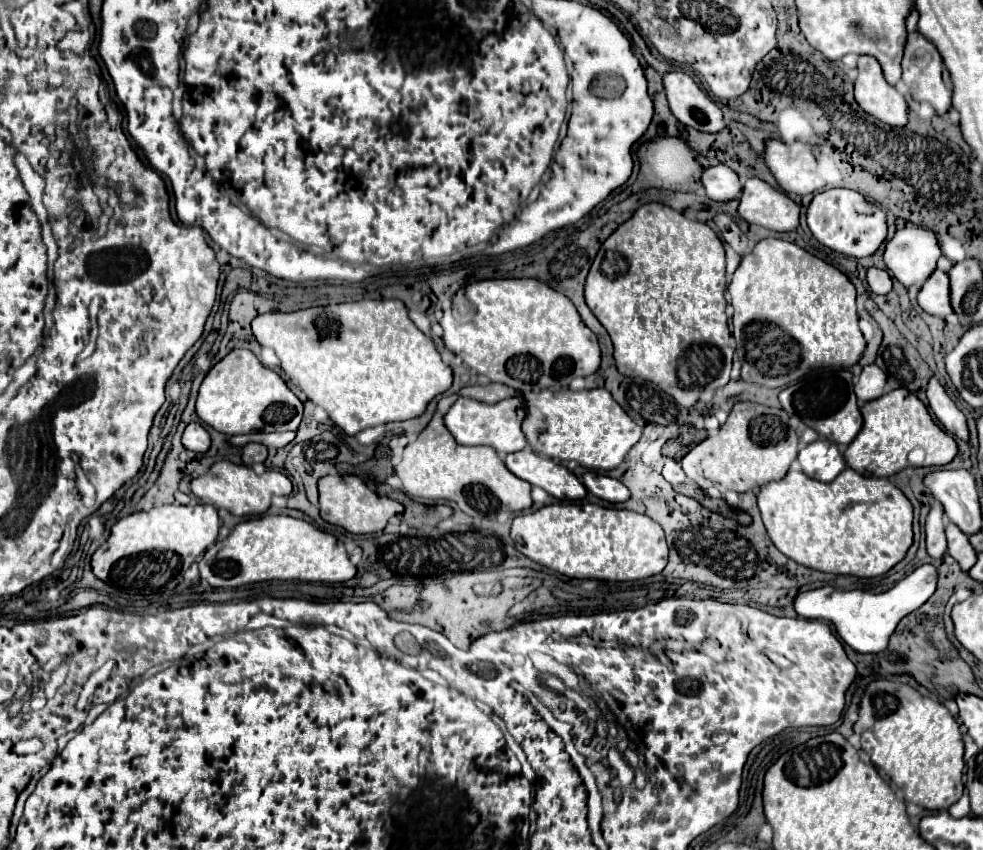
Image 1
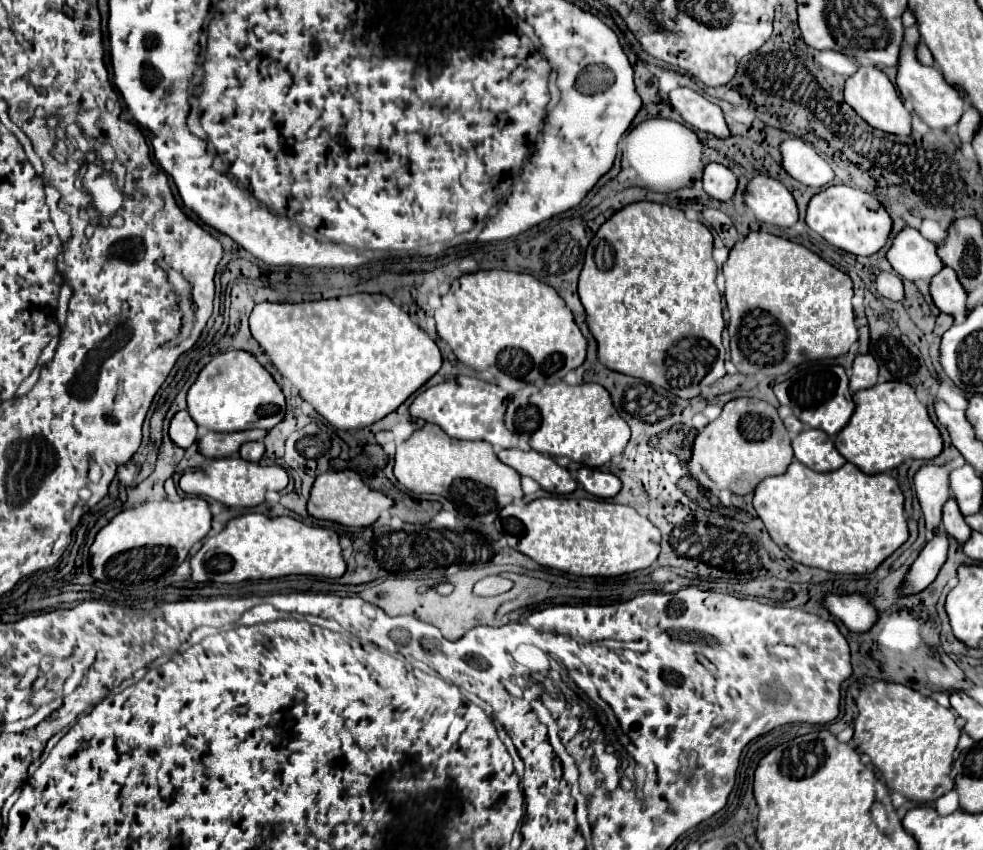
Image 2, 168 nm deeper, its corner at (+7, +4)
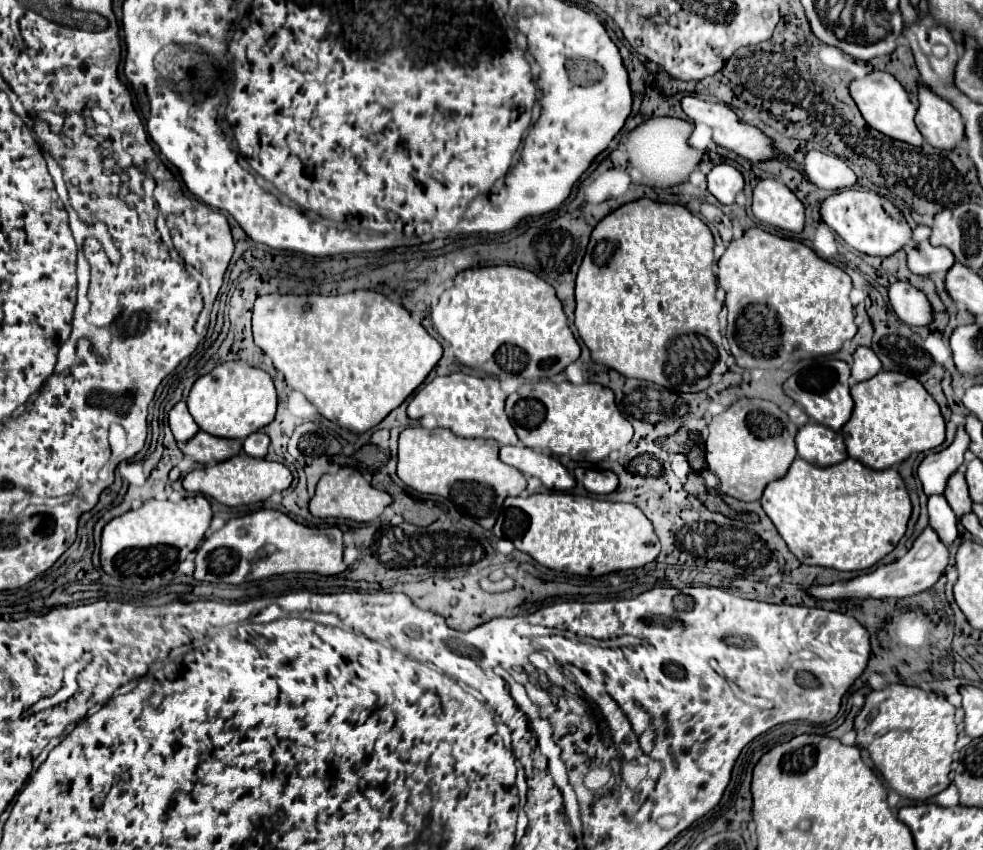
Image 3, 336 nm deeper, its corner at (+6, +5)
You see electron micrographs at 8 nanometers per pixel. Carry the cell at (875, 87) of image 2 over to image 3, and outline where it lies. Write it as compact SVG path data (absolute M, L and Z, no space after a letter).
M872 71L870 75L866 75L862 79L854 79L850 83L850 95L856 101L862 117L866 119L866 123L870 127L878 129L880 133L884 133L892 139L900 139L900 141L906 141L910 145L922 145L924 137L922 137L922 133L918 131L918 127L914 123L916 107L908 99L908 93L904 91L904 87L890 73Z

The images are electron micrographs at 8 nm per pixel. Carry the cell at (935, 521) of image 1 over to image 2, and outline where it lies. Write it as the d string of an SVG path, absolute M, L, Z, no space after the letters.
M923 466L913 482L927 530L935 534L941 526L941 508L949 500L949 466Z

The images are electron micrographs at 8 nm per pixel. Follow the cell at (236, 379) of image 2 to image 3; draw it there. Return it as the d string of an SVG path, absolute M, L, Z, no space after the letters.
M228 361L212 373L200 377L188 399L188 409L202 431L222 439L246 439L250 433L266 427L276 415L276 389L270 375L258 367Z

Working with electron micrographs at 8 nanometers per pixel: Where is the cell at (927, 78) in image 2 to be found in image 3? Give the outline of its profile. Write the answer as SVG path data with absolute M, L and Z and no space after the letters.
M920 83L916 125L930 145L936 149L954 149L964 139L964 123L960 113Z

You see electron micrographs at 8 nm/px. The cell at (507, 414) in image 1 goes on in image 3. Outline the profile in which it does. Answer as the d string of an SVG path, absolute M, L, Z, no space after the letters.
M452 373L446 377L436 377L424 389L420 389L408 405L408 415L420 419L432 413L438 419L438 427L446 427L460 437L482 437L494 439L500 445L518 445L514 427L504 413L506 395L494 377L474 377L464 373Z

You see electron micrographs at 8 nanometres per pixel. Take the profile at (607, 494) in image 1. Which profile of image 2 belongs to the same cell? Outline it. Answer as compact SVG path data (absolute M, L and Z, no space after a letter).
M579 468L577 472L577 482L595 498L613 498L621 490L621 482L615 474L601 472L595 468Z

